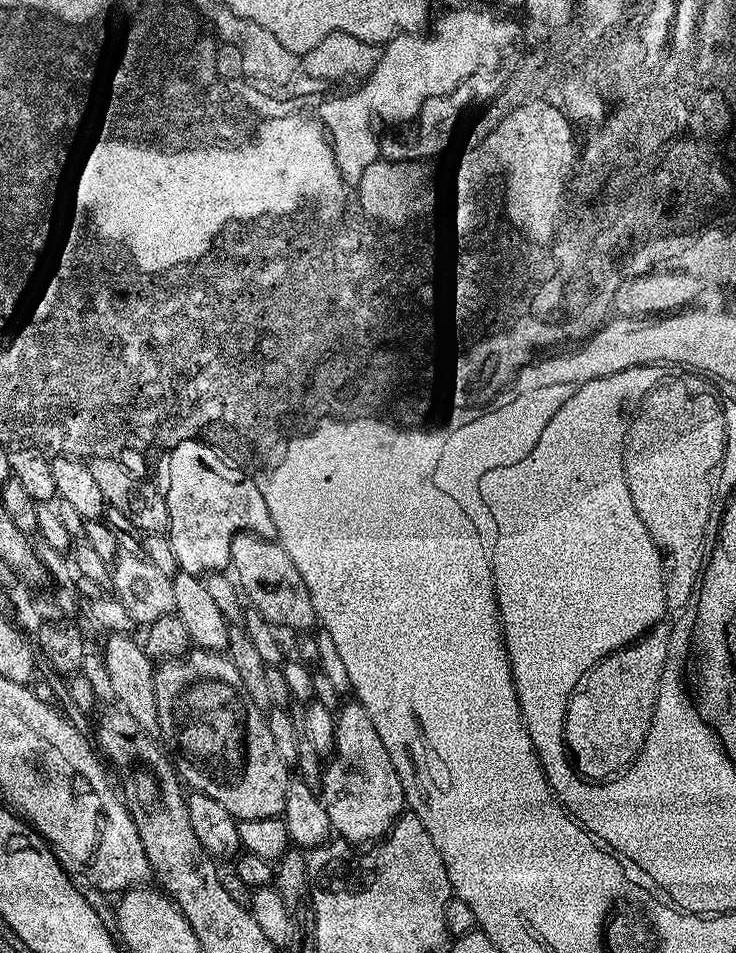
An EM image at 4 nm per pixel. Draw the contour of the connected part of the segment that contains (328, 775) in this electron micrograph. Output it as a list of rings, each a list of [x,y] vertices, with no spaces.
[[[359,702],[351,703],[336,712],[336,733],[330,759],[322,768],[318,795],[329,815],[331,831],[349,844],[364,846],[392,831],[393,824],[405,811],[406,801],[398,770],[390,762],[390,753],[382,746],[370,714]]]

